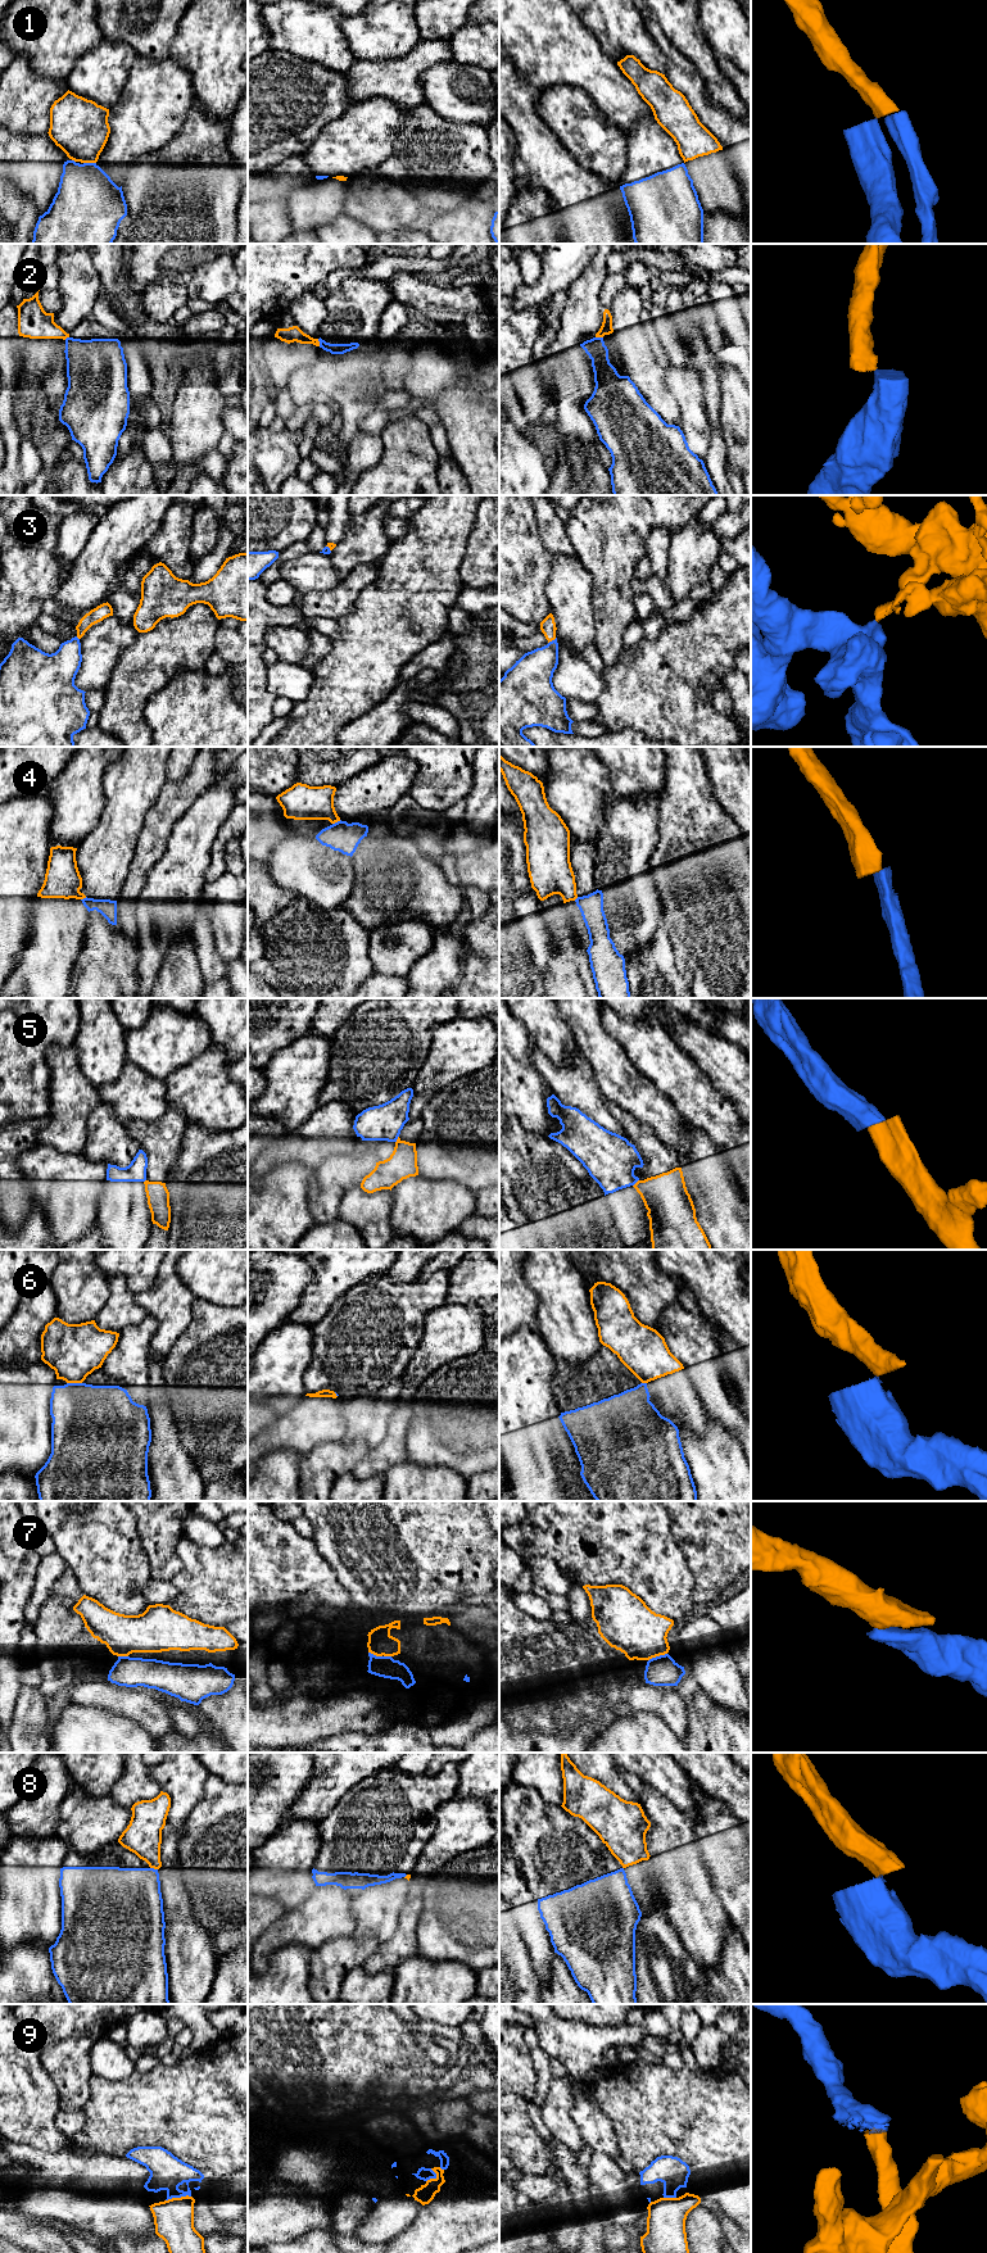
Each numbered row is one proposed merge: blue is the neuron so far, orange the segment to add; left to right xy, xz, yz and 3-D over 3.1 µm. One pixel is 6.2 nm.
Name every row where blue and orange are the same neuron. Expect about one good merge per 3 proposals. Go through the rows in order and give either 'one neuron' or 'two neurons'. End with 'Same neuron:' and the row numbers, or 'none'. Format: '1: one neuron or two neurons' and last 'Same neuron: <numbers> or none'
1: two neurons
2: two neurons
3: two neurons
4: two neurons
5: two neurons
6: two neurons
7: one neuron
8: two neurons
9: one neuron
Same neuron: 7, 9

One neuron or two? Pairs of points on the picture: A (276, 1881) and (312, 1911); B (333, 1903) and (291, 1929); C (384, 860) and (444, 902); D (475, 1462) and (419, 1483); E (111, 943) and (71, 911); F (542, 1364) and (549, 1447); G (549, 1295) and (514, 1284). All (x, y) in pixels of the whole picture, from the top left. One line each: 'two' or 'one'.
A: two
B: one
C: one
D: two
E: two
F: one
G: two

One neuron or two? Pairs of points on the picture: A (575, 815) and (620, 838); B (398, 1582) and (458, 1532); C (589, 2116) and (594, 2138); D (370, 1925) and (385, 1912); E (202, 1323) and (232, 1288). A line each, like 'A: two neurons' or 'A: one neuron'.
A: two neurons
B: one neuron
C: one neuron
D: one neuron
E: two neurons

